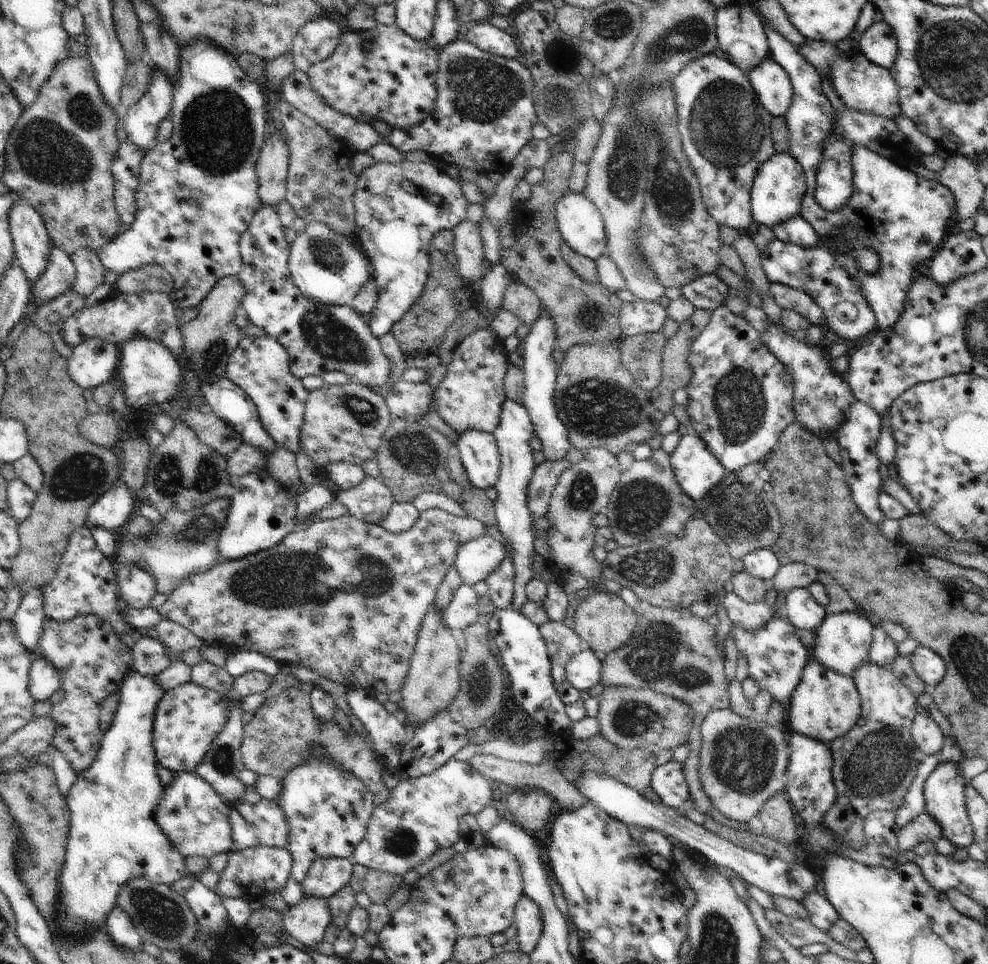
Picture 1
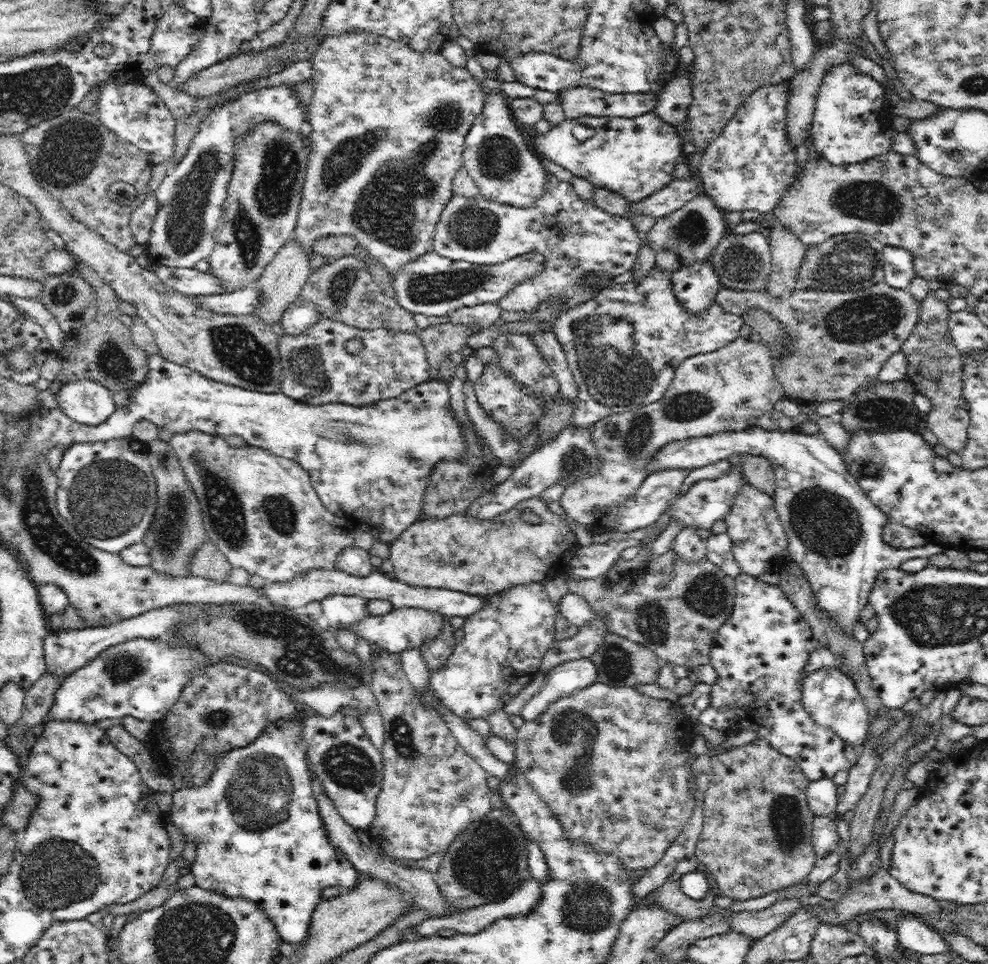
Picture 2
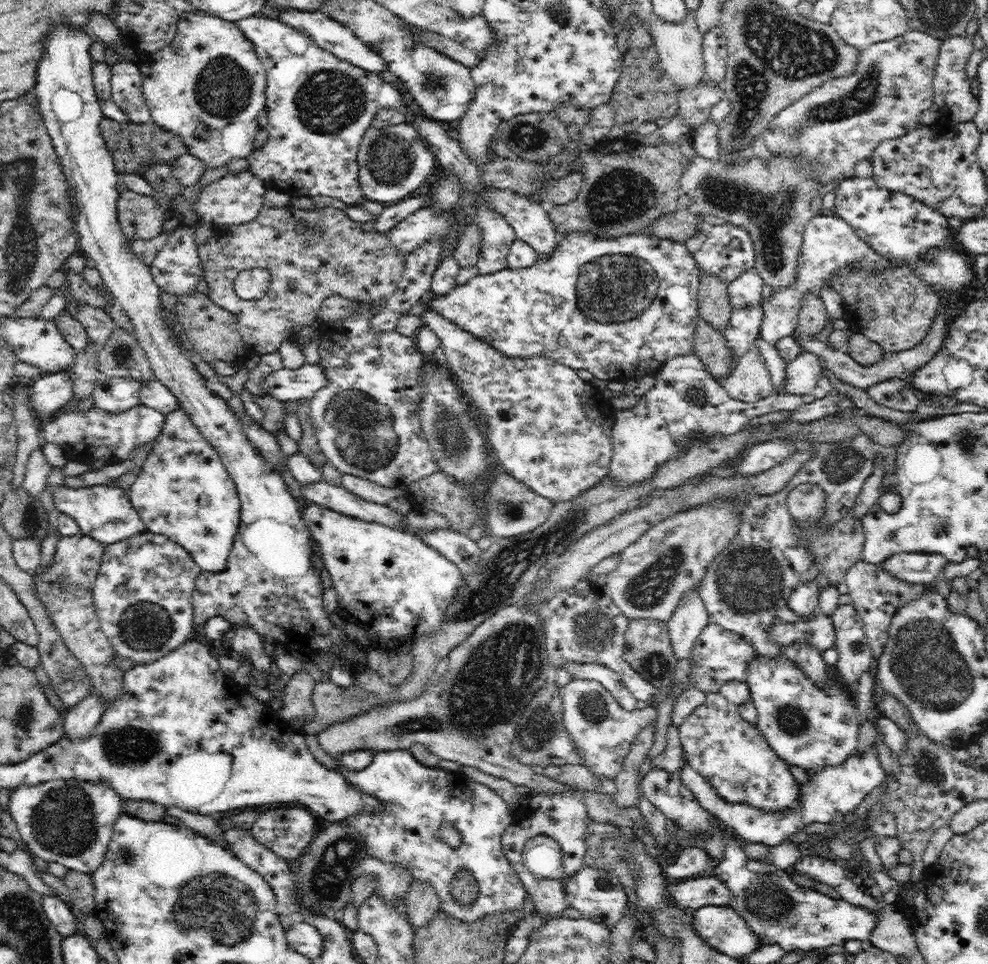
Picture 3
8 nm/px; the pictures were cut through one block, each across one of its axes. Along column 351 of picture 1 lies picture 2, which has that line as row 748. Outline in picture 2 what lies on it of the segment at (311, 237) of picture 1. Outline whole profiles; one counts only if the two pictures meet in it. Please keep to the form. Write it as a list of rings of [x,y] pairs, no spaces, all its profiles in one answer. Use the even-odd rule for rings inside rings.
[[[303,713],[296,720],[295,718],[280,718],[272,724],[268,724],[268,728],[264,728],[264,732],[252,744],[230,750],[218,757],[216,766],[212,770],[212,776],[204,786],[200,786],[200,788],[199,786],[196,788],[181,787],[171,794],[173,801],[168,812],[173,824],[185,834],[185,839],[193,841],[197,847],[195,860],[190,865],[195,885],[204,890],[217,890],[228,898],[245,898],[245,900],[253,902],[268,915],[268,918],[271,918],[281,938],[293,945],[301,945],[307,937],[312,913],[315,911],[316,905],[323,900],[323,896],[320,895],[322,890],[329,886],[337,886],[342,891],[348,891],[359,884],[358,875],[360,873],[354,868],[352,861],[346,857],[346,854],[332,845],[330,836],[326,833],[326,827],[324,827],[324,821],[322,821],[320,809],[318,809],[318,801],[314,797],[313,778],[311,778],[311,772],[306,762],[305,750],[299,744],[303,738],[303,718]]]

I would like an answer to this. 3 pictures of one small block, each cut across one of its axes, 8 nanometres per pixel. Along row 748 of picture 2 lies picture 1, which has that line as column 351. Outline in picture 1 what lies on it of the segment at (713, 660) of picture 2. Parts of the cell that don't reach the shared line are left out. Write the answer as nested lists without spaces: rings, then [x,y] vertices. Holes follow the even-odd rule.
[[[316,744],[316,748],[314,746],[310,748],[312,752],[304,760],[304,764],[292,768],[281,779],[282,792],[278,798],[274,798],[274,802],[280,806],[286,822],[288,822],[288,846],[286,846],[286,850],[292,856],[292,869],[287,886],[281,892],[288,908],[293,908],[304,899],[302,882],[316,860],[330,857],[351,857],[356,846],[360,844],[360,840],[364,840],[366,830],[368,830],[368,822],[370,822],[375,808],[375,795],[356,776],[352,776],[350,772],[344,772],[344,768],[340,768],[340,764],[336,764],[336,760],[324,756],[317,749],[320,749],[320,744]]]

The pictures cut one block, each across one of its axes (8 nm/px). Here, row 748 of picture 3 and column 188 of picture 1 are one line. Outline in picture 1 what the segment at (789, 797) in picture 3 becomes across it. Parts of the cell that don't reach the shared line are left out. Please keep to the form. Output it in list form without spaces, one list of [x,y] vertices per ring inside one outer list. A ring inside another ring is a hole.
[[[194,682],[182,684],[166,691],[164,698],[156,706],[152,746],[157,763],[176,772],[195,772],[196,766],[204,760],[208,746],[224,730],[228,722],[228,700],[226,695],[208,688],[202,688]]]

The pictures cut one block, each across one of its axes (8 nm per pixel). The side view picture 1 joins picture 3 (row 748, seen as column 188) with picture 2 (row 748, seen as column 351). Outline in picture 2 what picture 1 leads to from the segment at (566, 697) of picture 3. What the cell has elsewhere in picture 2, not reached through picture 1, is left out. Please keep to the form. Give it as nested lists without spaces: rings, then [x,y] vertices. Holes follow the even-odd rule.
[[[596,681],[592,683],[590,686],[583,688],[582,690],[575,690],[571,695],[568,695],[564,698],[556,699],[556,702],[552,702],[550,706],[548,706],[548,710],[544,710],[544,714],[540,714],[540,716],[536,716],[534,720],[526,720],[524,725],[520,729],[517,730],[517,736],[515,739],[515,764],[517,768],[524,774],[524,777],[528,780],[530,786],[534,788],[534,791],[540,795],[540,798],[544,799],[546,805],[550,811],[552,811],[553,815],[556,815],[558,821],[562,823],[562,827],[564,827],[564,831],[568,833],[568,837],[575,842],[586,842],[589,846],[596,848],[599,852],[604,852],[605,854],[614,854],[618,857],[618,861],[626,867],[628,870],[638,870],[638,869],[646,869],[652,868],[665,854],[666,850],[672,845],[675,839],[679,836],[680,832],[682,832],[684,826],[688,822],[688,819],[692,815],[692,811],[694,808],[694,793],[691,792],[690,787],[690,776],[692,776],[692,768],[688,765],[687,758],[689,753],[689,747],[691,746],[691,742],[693,741],[693,736],[689,732],[689,727],[691,726],[688,717],[684,715],[683,708],[680,704],[672,703],[666,699],[657,699],[652,698],[636,689],[636,687],[628,687],[628,686],[610,686],[608,683],[603,683],[600,681]]]

